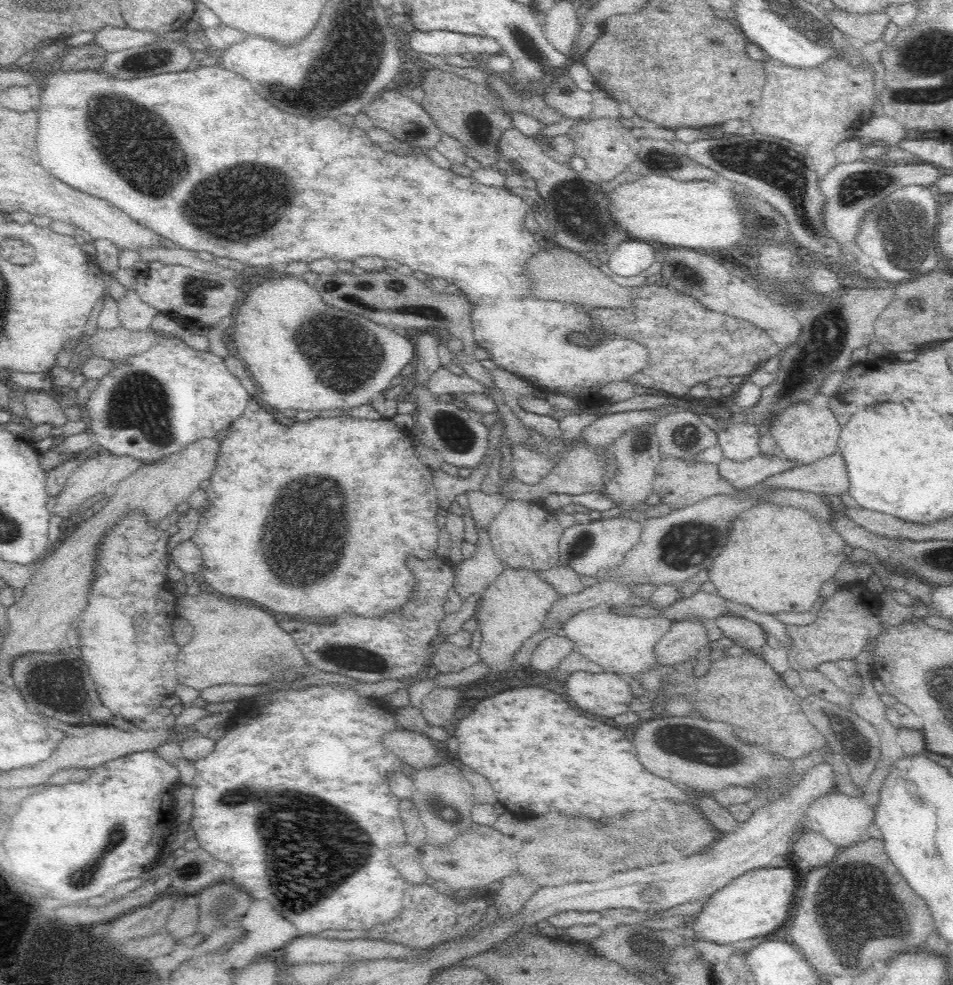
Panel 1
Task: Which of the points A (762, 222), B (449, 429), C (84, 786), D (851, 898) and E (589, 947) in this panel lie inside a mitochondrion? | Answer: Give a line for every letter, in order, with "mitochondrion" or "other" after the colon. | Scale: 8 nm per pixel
A: mitochondrion
B: mitochondrion
C: other
D: mitochondrion
E: other

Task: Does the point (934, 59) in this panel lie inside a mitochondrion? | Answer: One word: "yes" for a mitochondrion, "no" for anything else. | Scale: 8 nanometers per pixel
yes

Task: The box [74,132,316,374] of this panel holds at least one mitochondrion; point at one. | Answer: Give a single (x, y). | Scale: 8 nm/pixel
(270, 192)

